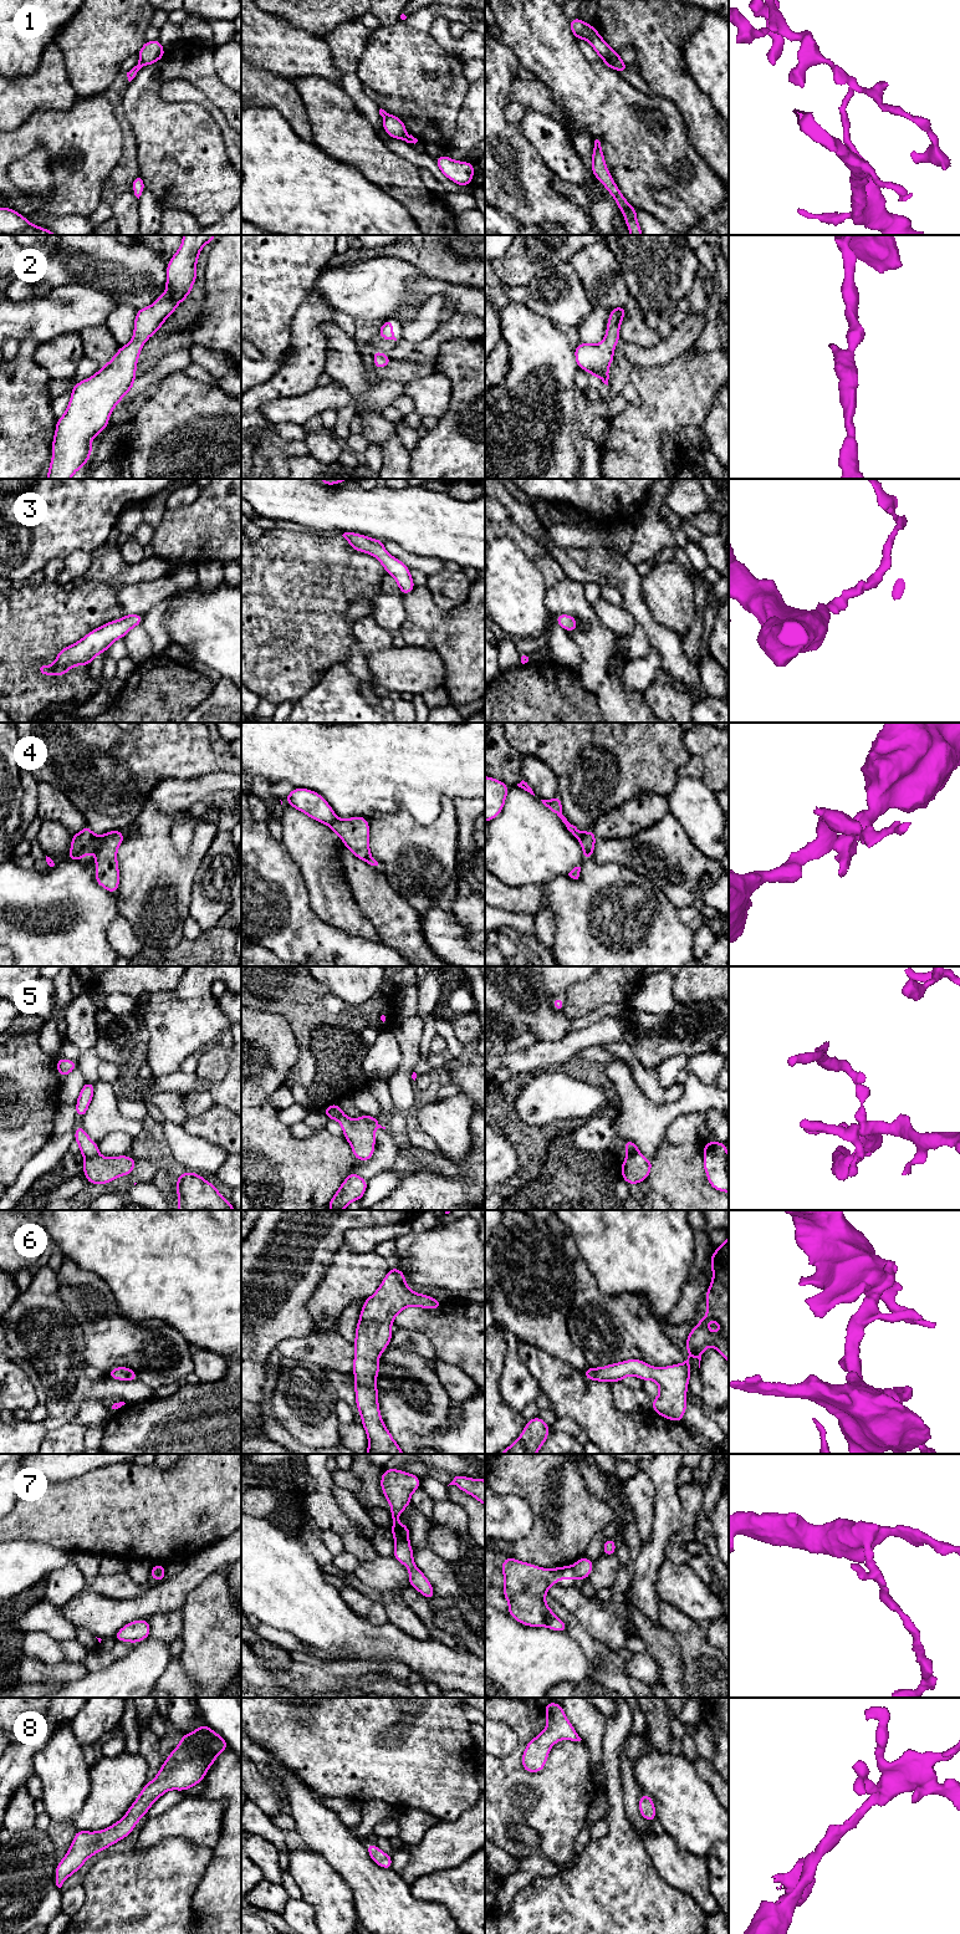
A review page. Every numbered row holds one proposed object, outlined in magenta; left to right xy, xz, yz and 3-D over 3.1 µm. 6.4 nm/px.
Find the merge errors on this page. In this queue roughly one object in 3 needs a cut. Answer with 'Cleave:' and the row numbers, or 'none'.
Cleave: 1, 4, 5, 7

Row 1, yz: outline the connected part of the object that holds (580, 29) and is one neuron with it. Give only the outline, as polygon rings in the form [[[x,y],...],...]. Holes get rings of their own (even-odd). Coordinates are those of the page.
[[[575,17],[570,21],[570,27],[577,40],[583,39],[588,41],[597,55],[603,61],[608,61],[614,70],[619,71],[621,73],[628,71],[629,66],[621,60],[619,52],[609,47],[593,25],[588,25],[579,17]]]

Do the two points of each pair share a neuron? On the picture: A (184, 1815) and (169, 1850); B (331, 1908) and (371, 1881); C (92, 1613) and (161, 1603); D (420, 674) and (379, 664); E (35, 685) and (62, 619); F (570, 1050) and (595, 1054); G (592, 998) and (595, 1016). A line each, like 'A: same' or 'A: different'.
A: different
B: different
C: same
D: same
E: same
F: different
G: different

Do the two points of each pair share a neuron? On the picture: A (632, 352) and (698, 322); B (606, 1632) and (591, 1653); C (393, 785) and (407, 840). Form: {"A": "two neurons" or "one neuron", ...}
{"A": "one neuron", "B": "two neurons", "C": "two neurons"}

